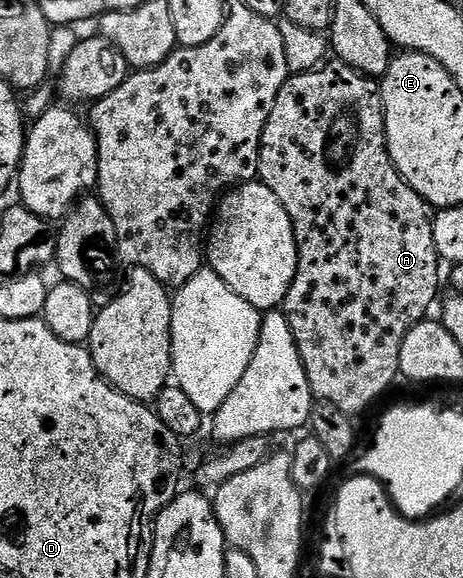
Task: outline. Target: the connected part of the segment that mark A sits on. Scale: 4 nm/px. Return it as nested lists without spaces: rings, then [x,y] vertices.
[[[341,62],[327,63],[325,66],[314,69],[313,72],[299,72],[291,75],[290,79],[284,82],[284,86],[280,90],[280,94],[276,98],[276,106],[272,106],[272,114],[268,114],[268,126],[264,126],[264,134],[262,135],[262,145],[260,146],[260,158],[258,159],[258,176],[261,183],[268,186],[268,190],[272,190],[272,194],[276,194],[276,198],[280,198],[280,202],[284,206],[284,210],[288,210],[288,218],[292,218],[292,226],[294,227],[294,237],[296,238],[296,246],[298,247],[298,269],[296,270],[296,278],[292,282],[292,286],[288,290],[286,300],[280,305],[281,311],[286,313],[288,322],[292,326],[292,334],[296,338],[296,346],[300,350],[300,358],[304,362],[304,370],[308,374],[308,382],[310,390],[314,393],[315,401],[331,404],[340,410],[344,410],[351,418],[358,418],[365,408],[370,408],[390,387],[393,386],[394,380],[399,379],[398,367],[400,366],[400,346],[404,342],[404,338],[409,332],[421,324],[423,320],[431,315],[430,307],[439,299],[438,296],[438,264],[440,265],[440,257],[436,250],[436,238],[432,238],[432,226],[434,225],[434,212],[430,203],[427,202],[420,194],[416,194],[416,190],[412,190],[412,186],[408,186],[408,182],[403,180],[402,175],[394,168],[394,163],[390,161],[390,151],[386,145],[386,115],[382,109],[382,94],[380,84],[377,79],[365,76],[363,72],[358,72],[354,68],[348,67],[347,64]]]

